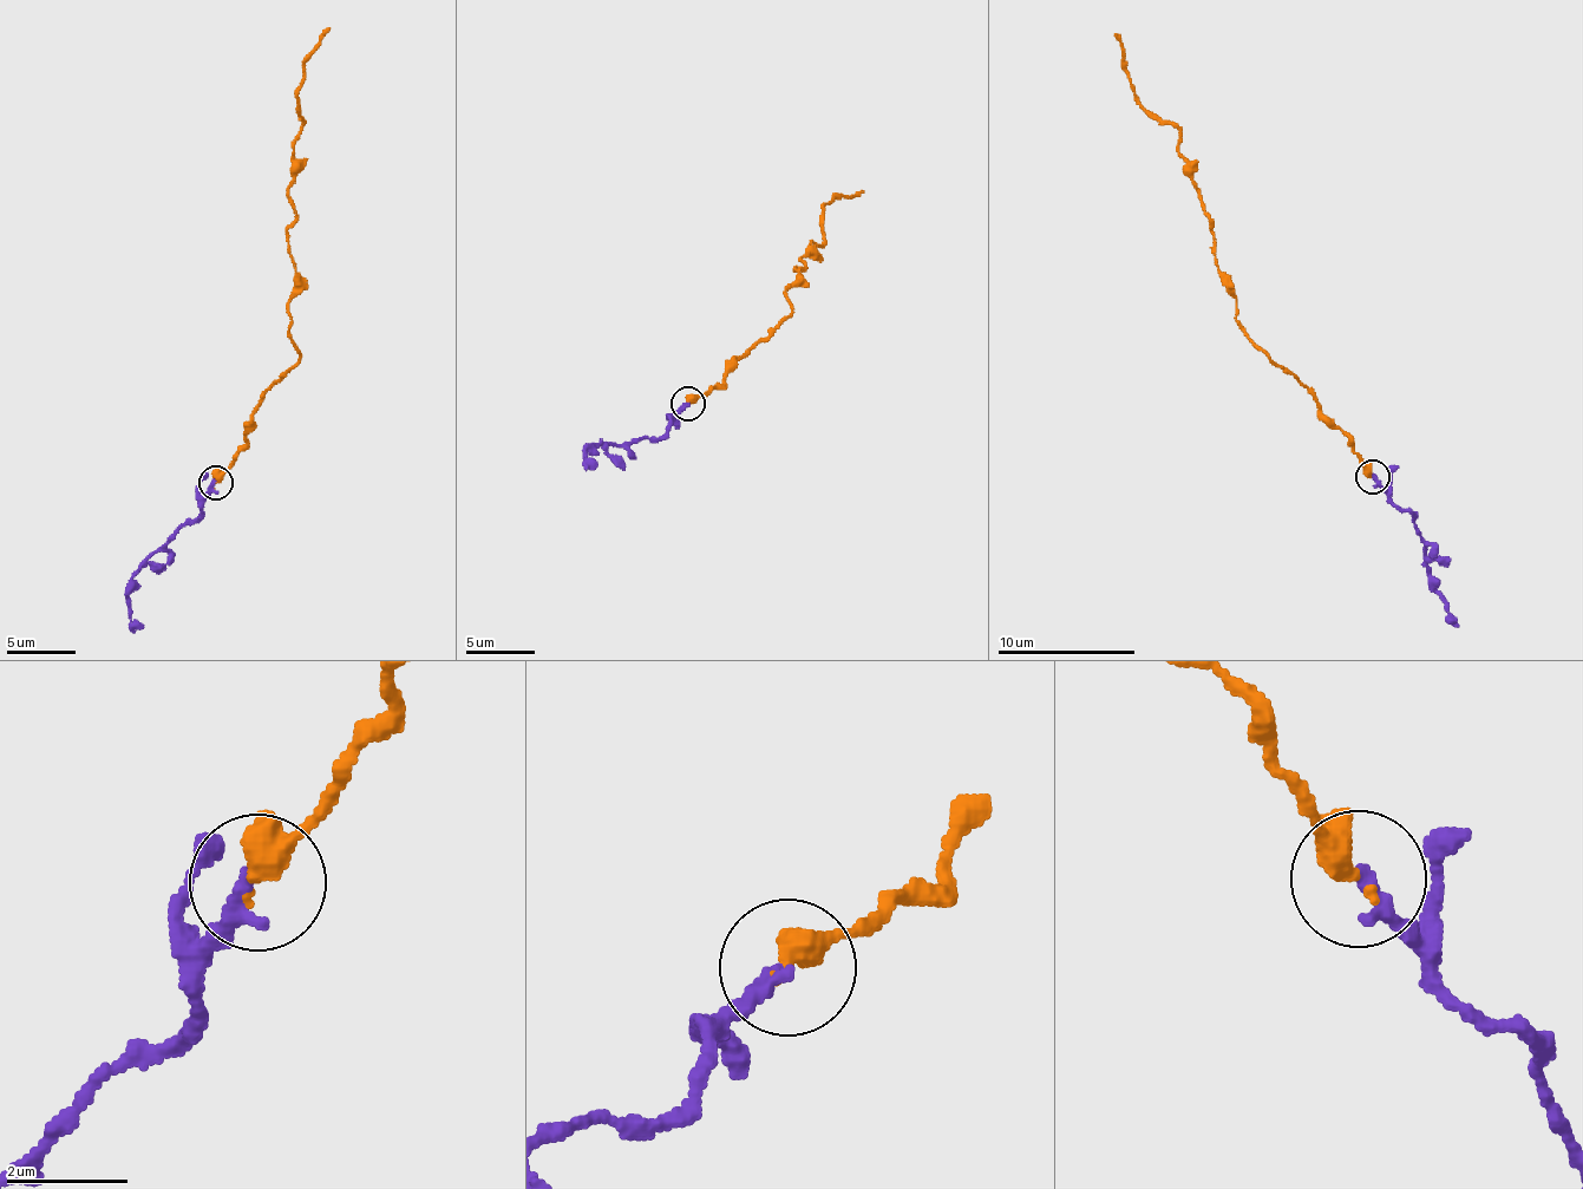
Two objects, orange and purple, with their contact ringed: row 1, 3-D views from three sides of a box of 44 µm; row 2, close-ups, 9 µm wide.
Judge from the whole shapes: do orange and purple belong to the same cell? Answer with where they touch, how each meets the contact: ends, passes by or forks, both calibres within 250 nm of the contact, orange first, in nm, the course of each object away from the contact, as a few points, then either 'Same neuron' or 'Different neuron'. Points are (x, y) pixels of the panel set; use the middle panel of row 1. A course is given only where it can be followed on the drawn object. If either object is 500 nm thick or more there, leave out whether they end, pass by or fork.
Place: (688, 403). At the ring orange ends. At the ring purple ends. Thickness 480 nm (orange) against 280 nm. Course of orange: (689, 404), (724, 383), (792, 313), (784, 294), (811, 243), (823, 241), (825, 206), (862, 190). Course of purple: (689, 404), (661, 436), (595, 445), (584, 457), (587, 469). Same neuron

